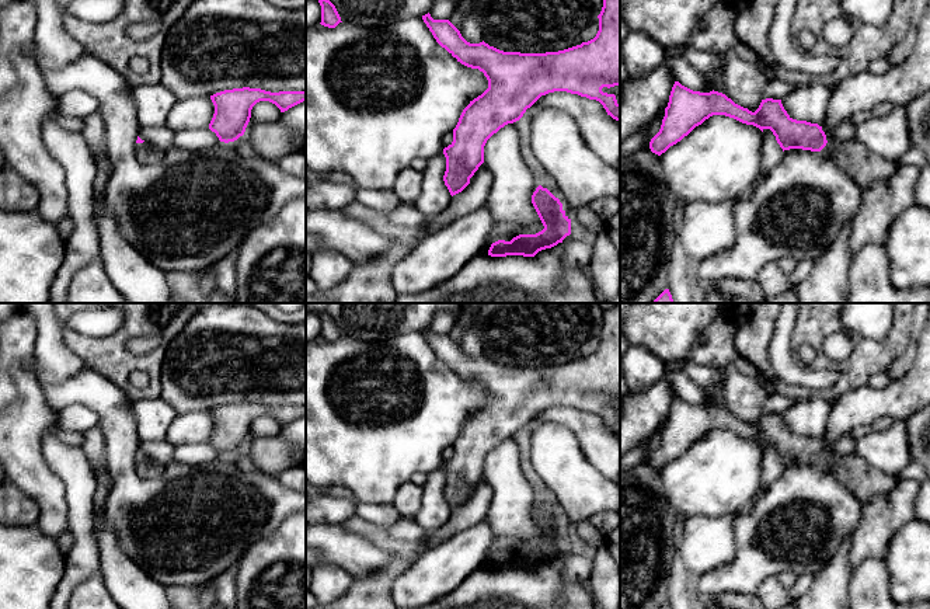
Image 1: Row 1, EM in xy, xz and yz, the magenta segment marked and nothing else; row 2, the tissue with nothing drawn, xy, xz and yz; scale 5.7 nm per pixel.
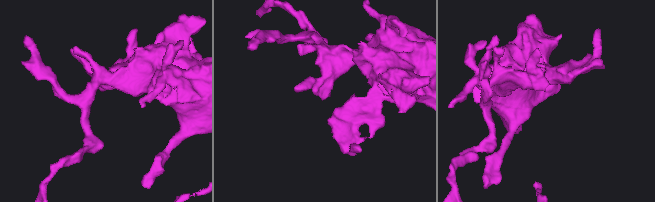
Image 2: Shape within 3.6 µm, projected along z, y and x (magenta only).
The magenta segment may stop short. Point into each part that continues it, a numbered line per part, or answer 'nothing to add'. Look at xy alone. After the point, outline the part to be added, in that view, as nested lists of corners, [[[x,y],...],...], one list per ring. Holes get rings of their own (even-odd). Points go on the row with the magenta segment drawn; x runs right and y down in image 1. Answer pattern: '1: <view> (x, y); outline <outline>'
1: xy (146, 153); outline [[[147,142],[136,143],[136,157],[142,164],[156,164],[166,156],[164,149],[156,147]]]

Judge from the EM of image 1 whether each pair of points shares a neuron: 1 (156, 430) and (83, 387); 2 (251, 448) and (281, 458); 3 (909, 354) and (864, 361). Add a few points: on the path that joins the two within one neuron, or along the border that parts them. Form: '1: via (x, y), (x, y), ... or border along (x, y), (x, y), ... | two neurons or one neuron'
1: border along (129, 400), (129, 411), (139, 441) | two neurons
2: via (258, 448), (274, 455) | one neuron
3: border along (912, 324), (908, 347), (885, 372) | two neurons

